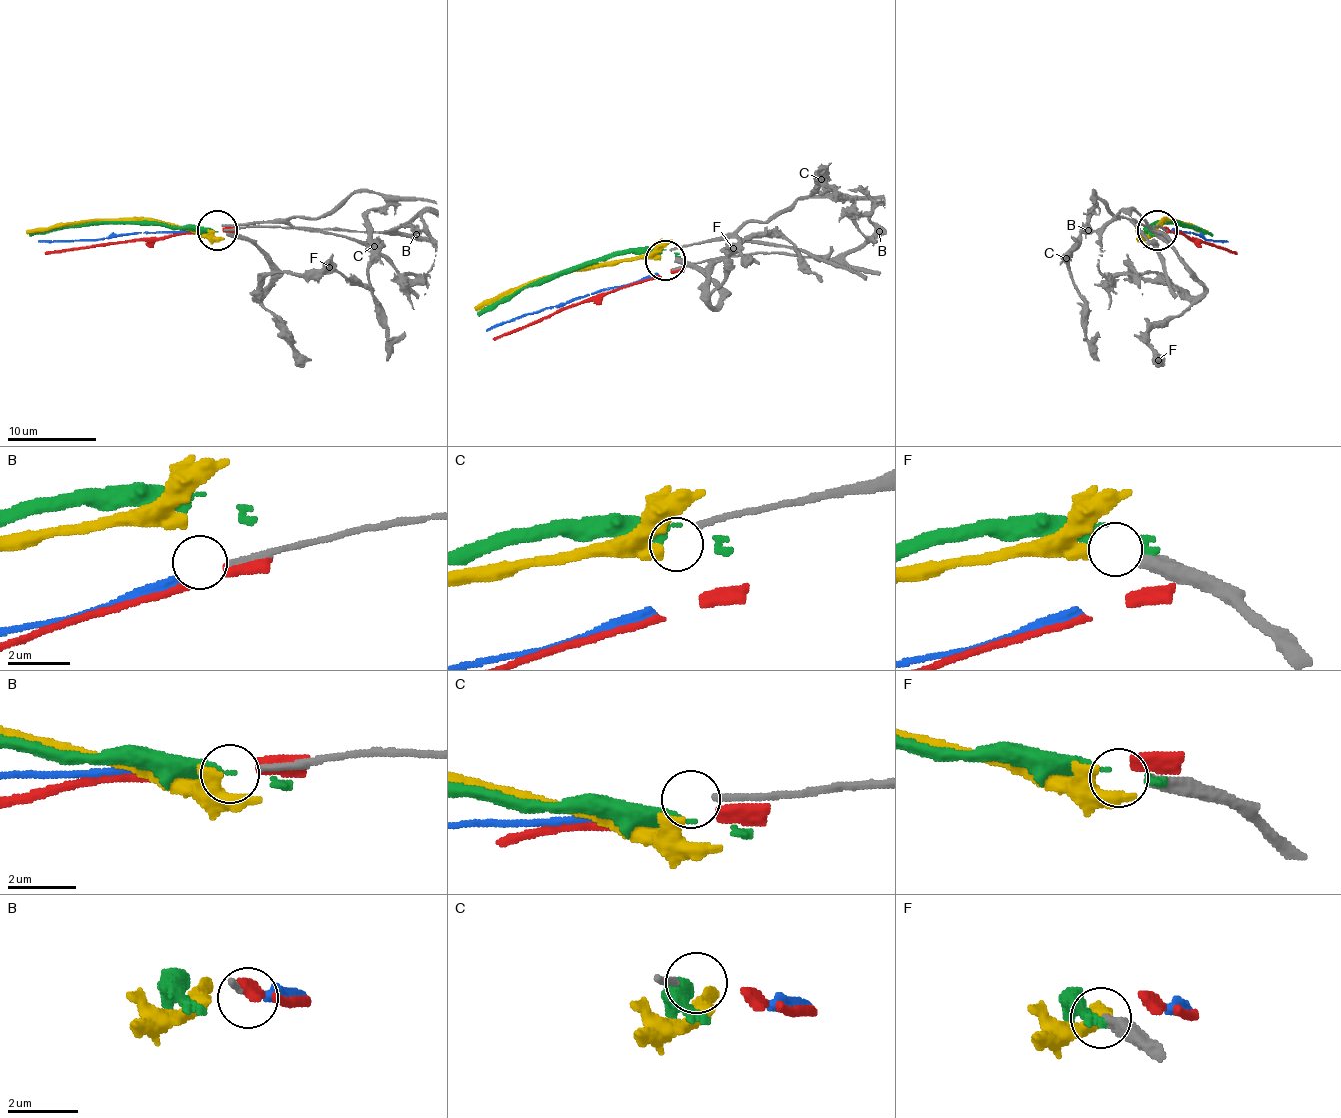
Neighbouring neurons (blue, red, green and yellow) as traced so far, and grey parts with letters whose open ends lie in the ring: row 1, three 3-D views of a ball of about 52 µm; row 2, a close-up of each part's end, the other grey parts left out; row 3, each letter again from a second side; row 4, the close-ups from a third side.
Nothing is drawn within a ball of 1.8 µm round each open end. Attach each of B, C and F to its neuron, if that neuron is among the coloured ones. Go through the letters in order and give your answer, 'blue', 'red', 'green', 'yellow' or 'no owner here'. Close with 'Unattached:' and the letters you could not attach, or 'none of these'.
B: blue
C: no owner here
F: yellow
Unattached: C

